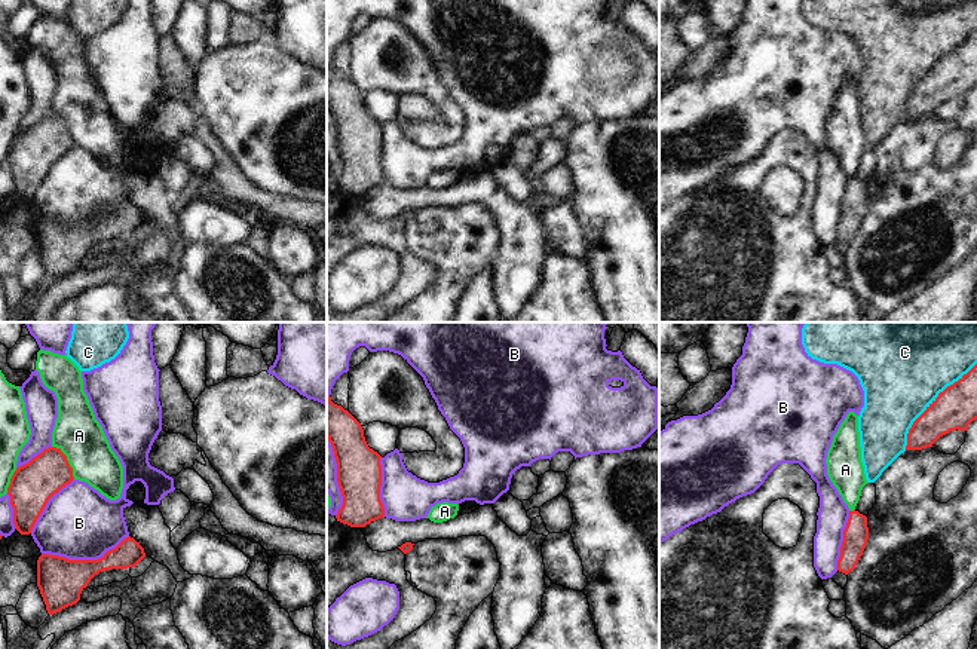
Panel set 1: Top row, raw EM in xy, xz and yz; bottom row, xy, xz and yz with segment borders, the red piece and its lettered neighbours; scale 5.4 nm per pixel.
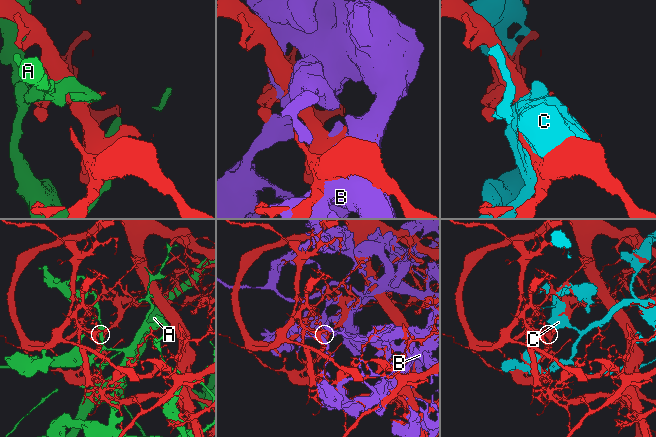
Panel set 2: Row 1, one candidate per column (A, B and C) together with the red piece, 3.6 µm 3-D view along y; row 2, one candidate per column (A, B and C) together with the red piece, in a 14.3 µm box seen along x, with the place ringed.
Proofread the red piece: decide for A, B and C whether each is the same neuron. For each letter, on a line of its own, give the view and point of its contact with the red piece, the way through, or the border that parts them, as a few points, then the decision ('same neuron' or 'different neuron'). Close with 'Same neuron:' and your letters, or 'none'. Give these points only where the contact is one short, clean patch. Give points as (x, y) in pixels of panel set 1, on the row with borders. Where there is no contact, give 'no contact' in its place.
A: contact xy (67, 461); different neuron
B: contact xy (85, 560); different neuron
C: contact yz (933, 403); different neuron
Same neuron: none

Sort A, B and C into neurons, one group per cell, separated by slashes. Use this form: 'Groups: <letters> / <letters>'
Groups: A / B / C.

